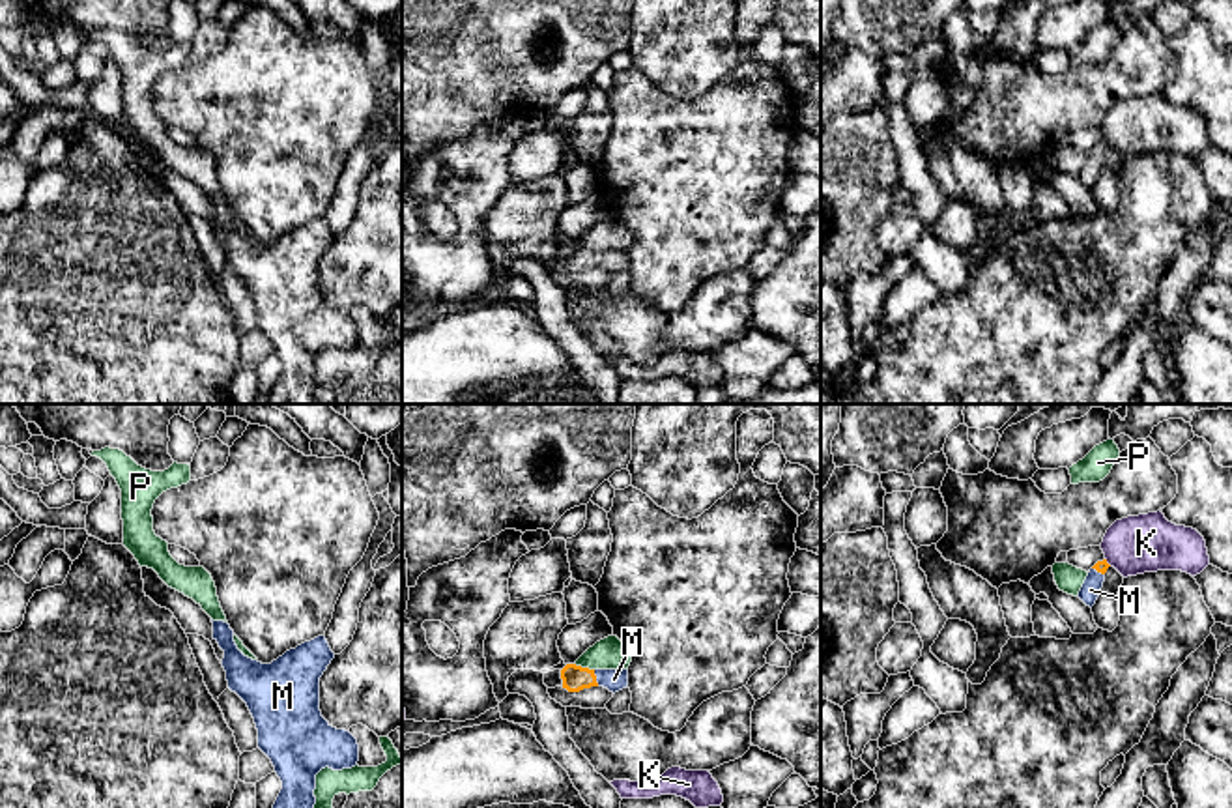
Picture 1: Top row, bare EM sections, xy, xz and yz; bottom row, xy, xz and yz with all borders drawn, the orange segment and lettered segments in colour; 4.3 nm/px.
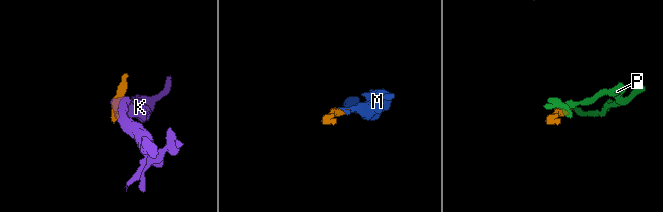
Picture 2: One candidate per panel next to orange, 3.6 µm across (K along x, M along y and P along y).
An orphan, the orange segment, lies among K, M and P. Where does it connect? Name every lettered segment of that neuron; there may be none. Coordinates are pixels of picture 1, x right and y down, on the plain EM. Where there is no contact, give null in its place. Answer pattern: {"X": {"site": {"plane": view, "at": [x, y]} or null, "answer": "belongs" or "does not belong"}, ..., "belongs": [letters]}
{"K": {"site": {"plane": "yz", "at": [1105, 143]}, "answer": "does not belong"}, "M": {"site": {"plane": "xz", "at": [595, 259]}, "answer": "belongs"}, "P": {"site": {"plane": "xz", "at": [584, 249]}, "answer": "does not belong"}, "belongs": ["M"]}

